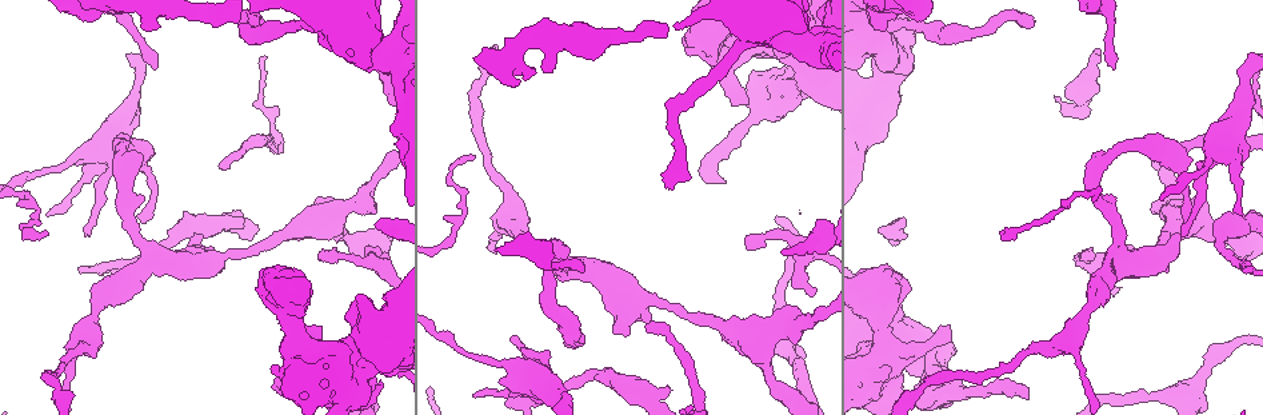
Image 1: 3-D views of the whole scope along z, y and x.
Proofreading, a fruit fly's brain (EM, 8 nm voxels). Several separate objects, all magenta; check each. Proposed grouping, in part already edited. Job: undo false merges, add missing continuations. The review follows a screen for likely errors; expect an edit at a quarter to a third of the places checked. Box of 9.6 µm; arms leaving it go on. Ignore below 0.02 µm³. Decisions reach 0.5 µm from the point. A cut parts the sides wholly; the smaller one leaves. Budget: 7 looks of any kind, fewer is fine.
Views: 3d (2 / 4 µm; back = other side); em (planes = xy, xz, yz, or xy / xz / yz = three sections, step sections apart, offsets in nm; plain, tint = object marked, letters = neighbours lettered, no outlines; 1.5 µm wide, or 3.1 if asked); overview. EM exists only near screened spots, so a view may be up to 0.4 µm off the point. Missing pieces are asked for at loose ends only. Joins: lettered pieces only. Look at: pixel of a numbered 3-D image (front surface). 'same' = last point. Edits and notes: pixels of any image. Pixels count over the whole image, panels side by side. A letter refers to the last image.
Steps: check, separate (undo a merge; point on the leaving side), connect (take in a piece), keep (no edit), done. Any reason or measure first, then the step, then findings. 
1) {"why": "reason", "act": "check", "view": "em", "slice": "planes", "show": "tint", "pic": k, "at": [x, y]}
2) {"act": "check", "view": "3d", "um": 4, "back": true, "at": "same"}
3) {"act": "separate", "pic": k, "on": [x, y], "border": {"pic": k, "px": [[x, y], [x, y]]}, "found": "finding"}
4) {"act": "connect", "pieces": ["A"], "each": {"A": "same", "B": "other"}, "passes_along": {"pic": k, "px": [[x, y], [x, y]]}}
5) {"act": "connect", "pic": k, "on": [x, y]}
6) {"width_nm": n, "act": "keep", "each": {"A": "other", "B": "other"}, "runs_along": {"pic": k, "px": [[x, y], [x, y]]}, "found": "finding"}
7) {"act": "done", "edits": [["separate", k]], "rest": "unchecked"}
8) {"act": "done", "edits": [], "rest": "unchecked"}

{"why": "an open end", "act": "check", "view": "3d", "um": 2, "pic": 1, "at": [318, 327]}

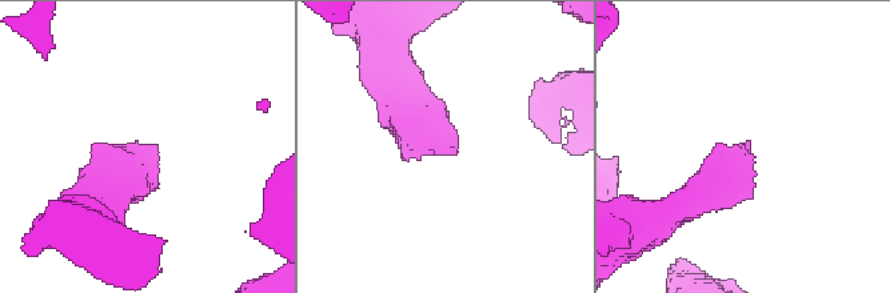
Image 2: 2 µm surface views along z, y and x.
{"act": "check", "view": "em", "slice": "yz", "step": 4, "show": "letters", "pic": 2, "at": [747, 146]}

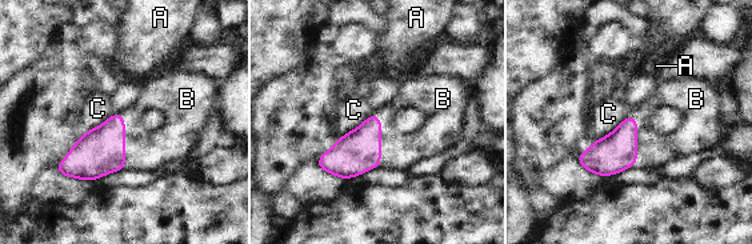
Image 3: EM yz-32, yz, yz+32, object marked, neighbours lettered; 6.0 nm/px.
{"why": "cut it another way", "act": "check", "view": "em", "slice": "planes", "show": "letters", "at": "same"}

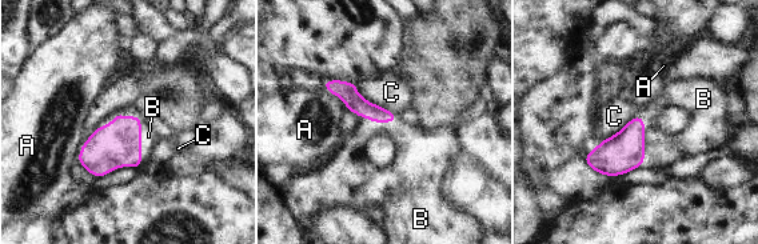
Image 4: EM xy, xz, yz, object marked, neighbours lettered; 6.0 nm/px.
{"longest_contact_nm": ["B", 340], "act": "connect", "pieces": ["B"], "each": {"A": "other", "B": "same", "C": "other"}, "found": "it goes on there"}

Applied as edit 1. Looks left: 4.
{"why": "redraw", "act": "check", "view": "overview"}

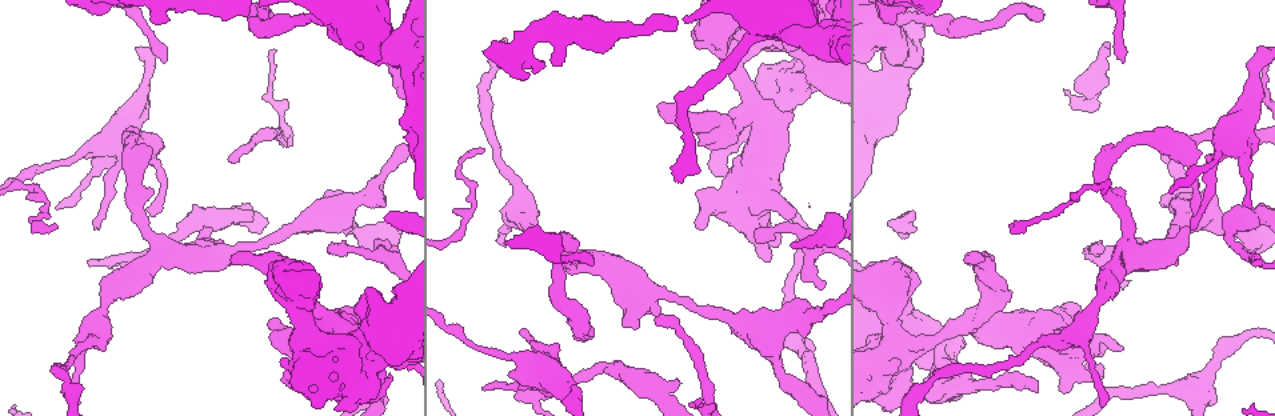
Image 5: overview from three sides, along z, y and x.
{"why": "long arm stops here", "act": "check", "view": "3d", "um": 4, "pic": 5, "at": [1036, 391]}

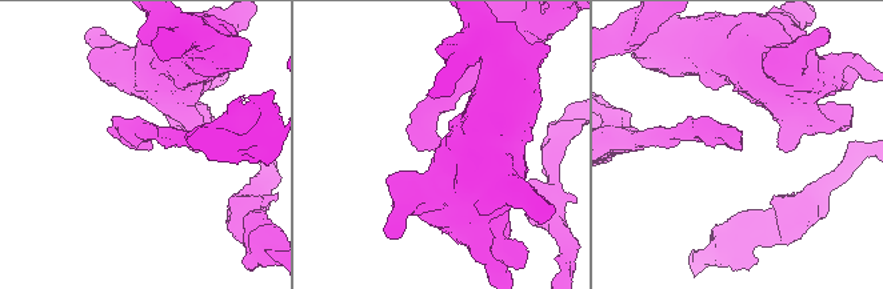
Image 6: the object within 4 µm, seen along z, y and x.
{"why": "now the EM", "act": "check", "view": "em", "slice": "planes", "show": "letters", "pic": 6, "at": [738, 147]}

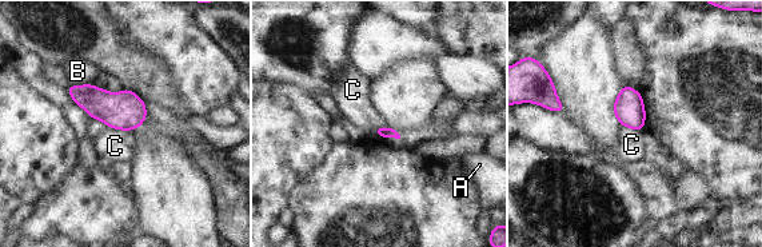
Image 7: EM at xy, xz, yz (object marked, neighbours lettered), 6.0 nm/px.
{"act": "keep", "each": {"A": "other", "B": "other", "C": "other"}, "border": {"pic": 7, "px": [[387, 124], [376, 124], [371, 131]]}, "found": "none of them fits"}

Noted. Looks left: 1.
{"act": "done", "edits": [["connect", 4]], "rest": "unchecked"}

